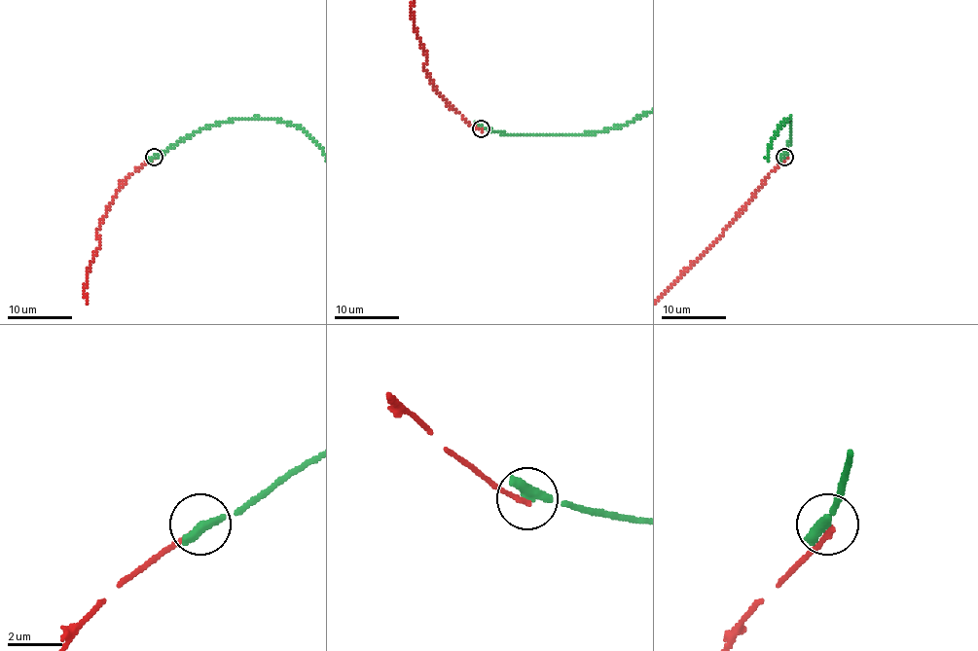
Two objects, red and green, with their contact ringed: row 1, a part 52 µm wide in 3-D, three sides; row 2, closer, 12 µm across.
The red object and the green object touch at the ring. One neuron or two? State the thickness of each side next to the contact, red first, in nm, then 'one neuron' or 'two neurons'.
170 nm thick on the red side, 460 nm on the other; two neurons

